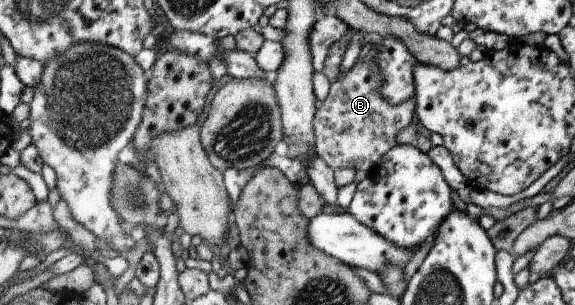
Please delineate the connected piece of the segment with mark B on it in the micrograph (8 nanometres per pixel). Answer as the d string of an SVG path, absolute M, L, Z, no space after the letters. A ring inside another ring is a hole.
M370 54L355 61L353 68L332 83L330 94L315 116L317 154L336 170L349 168L368 173L380 159L398 145L402 129L417 121L418 103L415 97L400 105L392 105L380 95L384 77Z

